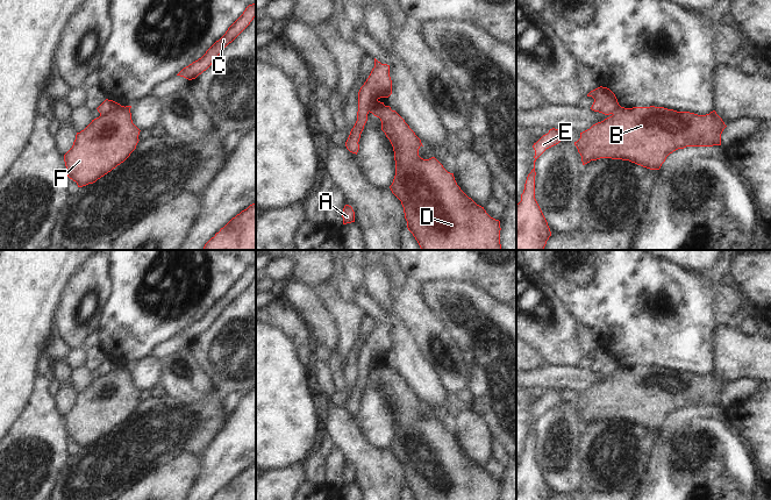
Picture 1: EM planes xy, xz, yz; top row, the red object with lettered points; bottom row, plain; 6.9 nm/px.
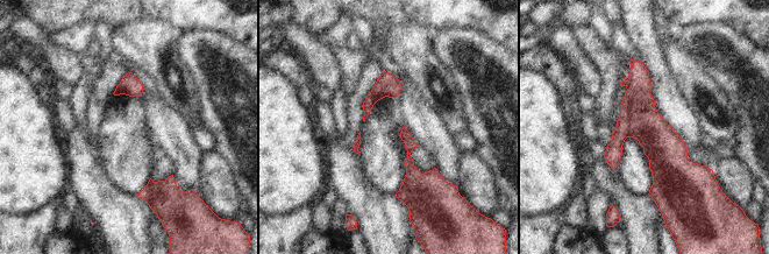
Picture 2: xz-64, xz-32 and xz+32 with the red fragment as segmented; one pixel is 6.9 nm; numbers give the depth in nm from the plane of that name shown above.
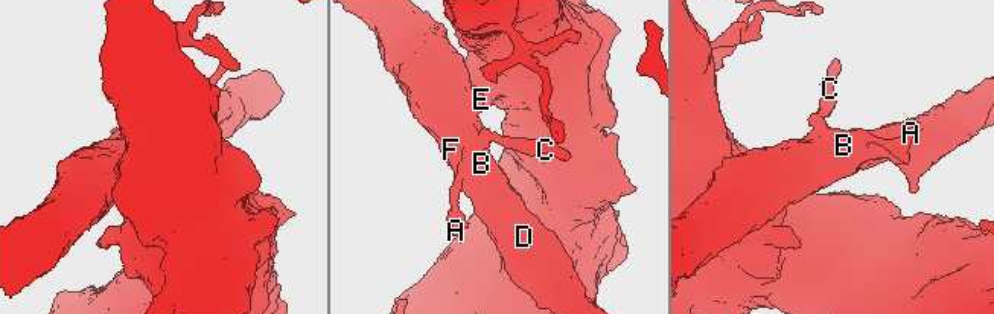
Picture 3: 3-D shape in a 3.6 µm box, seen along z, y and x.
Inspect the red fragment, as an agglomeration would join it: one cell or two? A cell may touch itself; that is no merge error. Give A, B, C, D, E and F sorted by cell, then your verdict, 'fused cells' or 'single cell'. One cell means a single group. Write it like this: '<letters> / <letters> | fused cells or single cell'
A C E / B D F | fused cells

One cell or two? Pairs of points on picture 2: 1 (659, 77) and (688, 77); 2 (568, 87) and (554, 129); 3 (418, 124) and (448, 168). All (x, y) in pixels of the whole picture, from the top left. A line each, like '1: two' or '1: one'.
1: two
2: two
3: one

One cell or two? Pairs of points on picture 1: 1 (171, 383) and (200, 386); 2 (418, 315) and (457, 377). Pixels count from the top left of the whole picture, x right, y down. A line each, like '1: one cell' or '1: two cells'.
1: one cell
2: one cell

